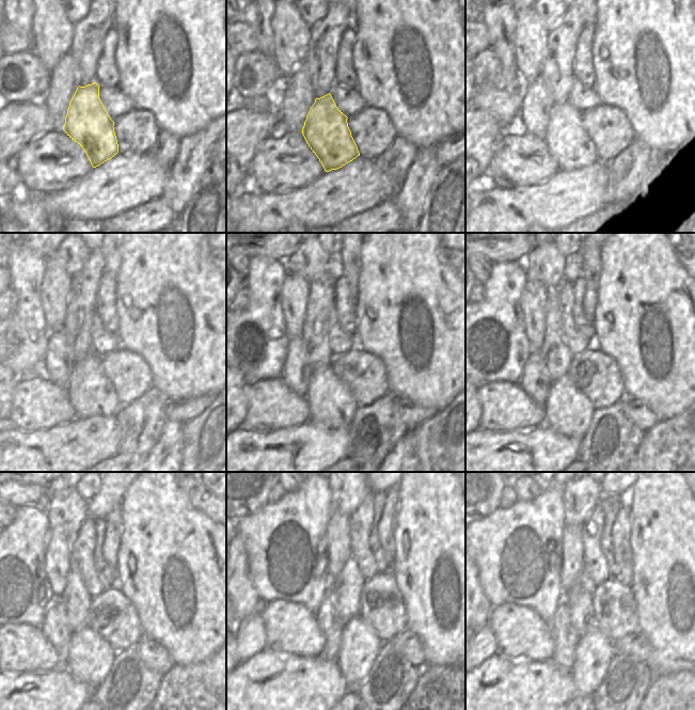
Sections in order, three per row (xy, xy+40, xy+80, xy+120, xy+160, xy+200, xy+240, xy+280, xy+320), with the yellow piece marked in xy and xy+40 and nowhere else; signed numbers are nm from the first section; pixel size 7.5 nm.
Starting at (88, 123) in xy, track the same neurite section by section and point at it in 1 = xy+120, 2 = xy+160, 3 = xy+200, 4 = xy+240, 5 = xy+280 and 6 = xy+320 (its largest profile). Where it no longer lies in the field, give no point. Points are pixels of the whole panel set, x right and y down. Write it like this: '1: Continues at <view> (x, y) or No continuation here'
1: Continues at xy+120 (91, 393)
2: Continues at xy+160 (330, 401)
3: Continues at xy+200 (568, 411)
4: Continues at xy+240 (90, 657)
5: Continues at xy+280 (359, 646)
6: Continues at xy+320 (595, 651)

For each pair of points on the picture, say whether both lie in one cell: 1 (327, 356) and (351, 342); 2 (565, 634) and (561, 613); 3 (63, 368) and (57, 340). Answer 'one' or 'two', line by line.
1: two
2: one
3: one

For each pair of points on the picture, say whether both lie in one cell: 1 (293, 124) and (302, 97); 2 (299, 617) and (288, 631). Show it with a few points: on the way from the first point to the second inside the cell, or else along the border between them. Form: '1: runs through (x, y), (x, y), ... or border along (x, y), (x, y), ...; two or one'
1: runs through (293, 117), (293, 110), (296, 104); one
2: border along (281, 601), (285, 612), (303, 630), (315, 637); two

